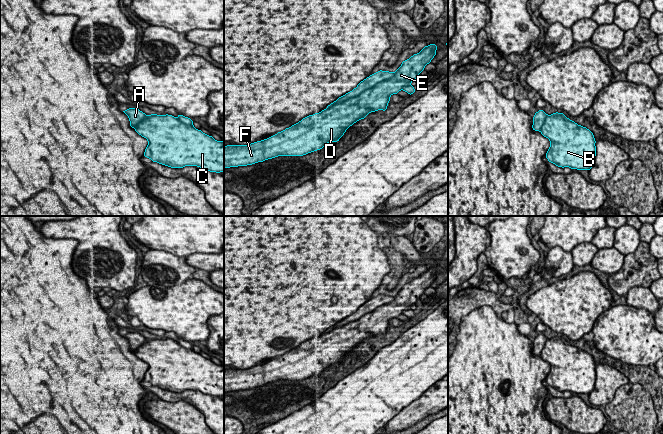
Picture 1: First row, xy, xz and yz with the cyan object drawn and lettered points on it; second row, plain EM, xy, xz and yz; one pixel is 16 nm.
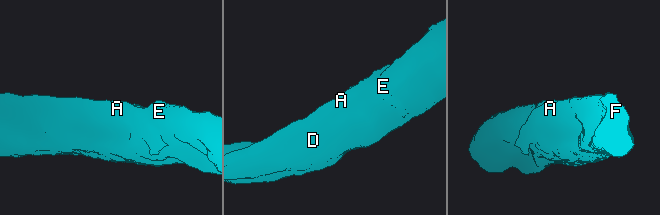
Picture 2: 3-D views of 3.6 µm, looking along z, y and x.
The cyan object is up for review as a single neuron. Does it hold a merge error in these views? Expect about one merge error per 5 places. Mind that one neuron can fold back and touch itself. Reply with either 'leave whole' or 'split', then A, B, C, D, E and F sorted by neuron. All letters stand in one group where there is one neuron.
split; A / B C D E F

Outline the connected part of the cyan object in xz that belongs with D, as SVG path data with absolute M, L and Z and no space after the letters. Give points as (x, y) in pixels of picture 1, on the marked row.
M432 43L425 46L419 53L402 62L397 68L394 76L390 79L377 83L374 87L365 90L357 97L334 104L319 113L309 115L277 134L249 145L227 145L224 146L224 169L230 167L247 166L263 162L278 156L303 156L308 153L322 149L329 142L338 142L346 130L358 120L378 110L387 110L390 96L397 94L404 87L411 86L411 82L431 63L436 55L437 46Z

